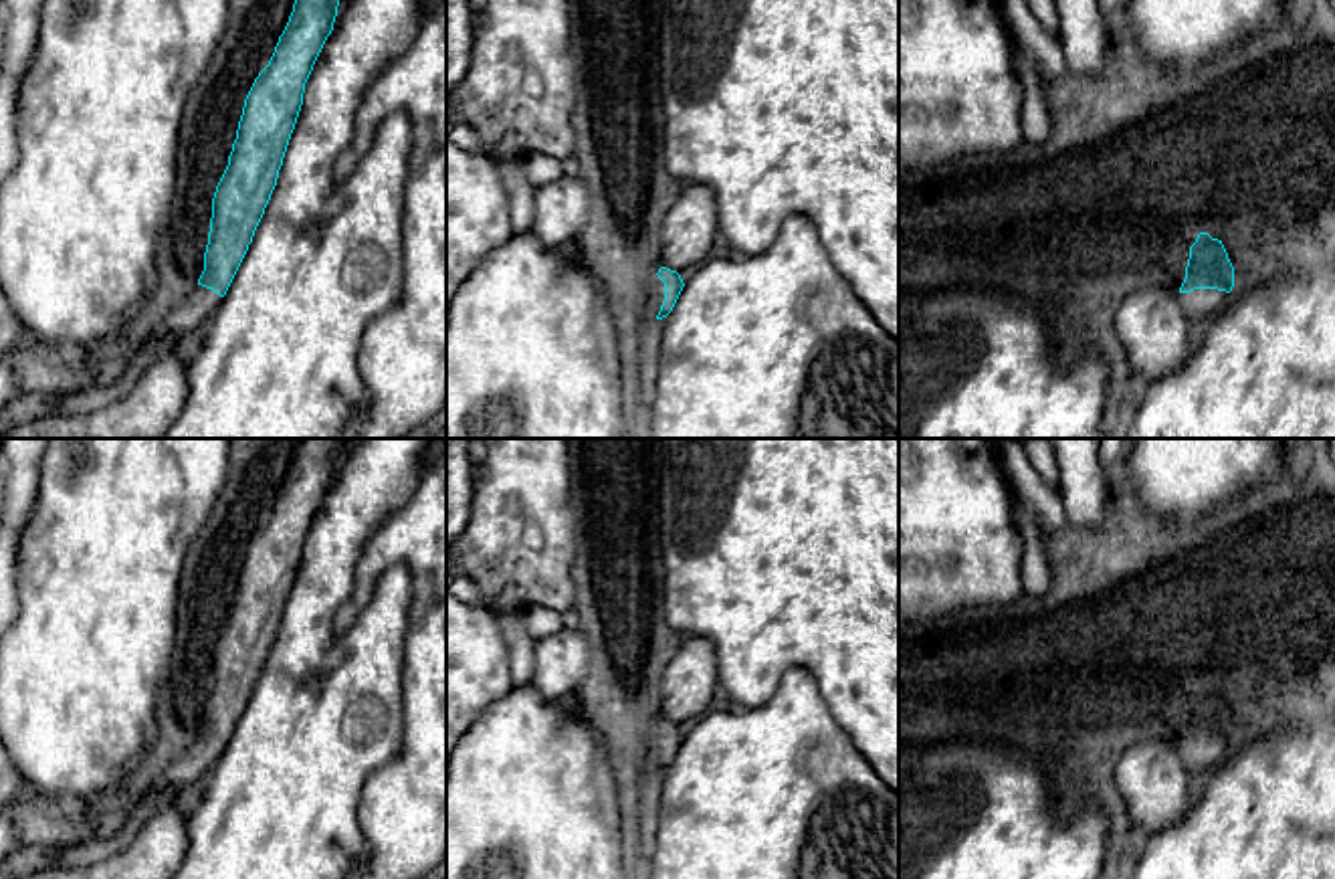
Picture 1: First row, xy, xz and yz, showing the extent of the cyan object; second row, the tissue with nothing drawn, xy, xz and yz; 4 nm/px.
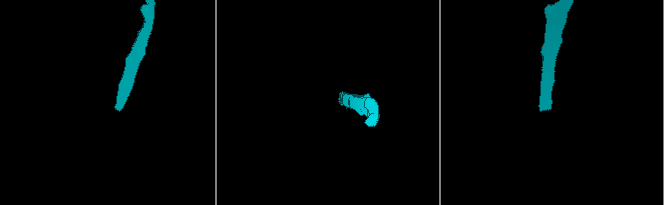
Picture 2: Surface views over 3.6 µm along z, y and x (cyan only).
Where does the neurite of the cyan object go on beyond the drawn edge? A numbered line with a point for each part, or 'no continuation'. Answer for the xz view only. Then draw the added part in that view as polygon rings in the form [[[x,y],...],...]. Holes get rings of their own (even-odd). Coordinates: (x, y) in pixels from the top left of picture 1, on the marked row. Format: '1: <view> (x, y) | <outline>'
1: xz (655, 287) | [[[654,273],[646,281],[646,313],[648,313],[648,317],[658,315],[662,301],[664,301],[664,283]]]

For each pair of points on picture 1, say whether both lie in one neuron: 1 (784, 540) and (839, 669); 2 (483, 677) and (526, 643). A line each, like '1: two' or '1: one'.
1: one
2: two

